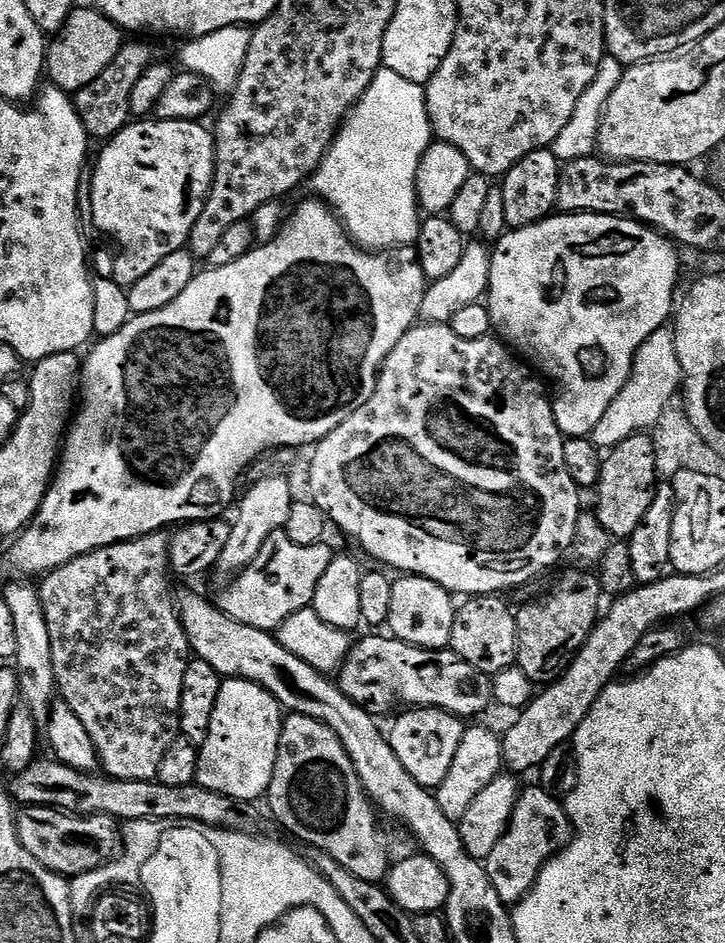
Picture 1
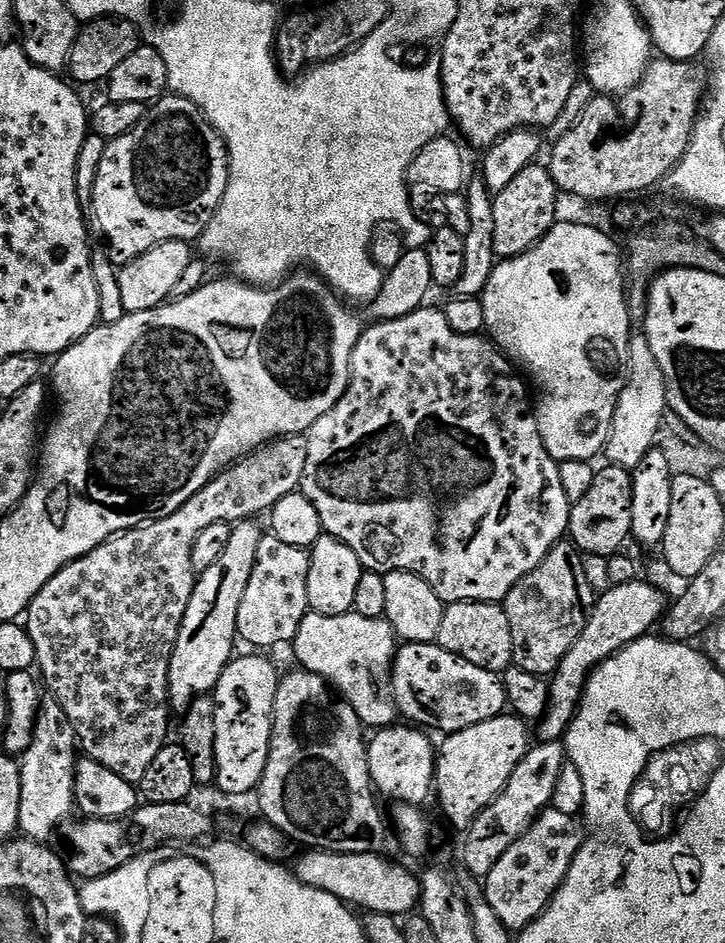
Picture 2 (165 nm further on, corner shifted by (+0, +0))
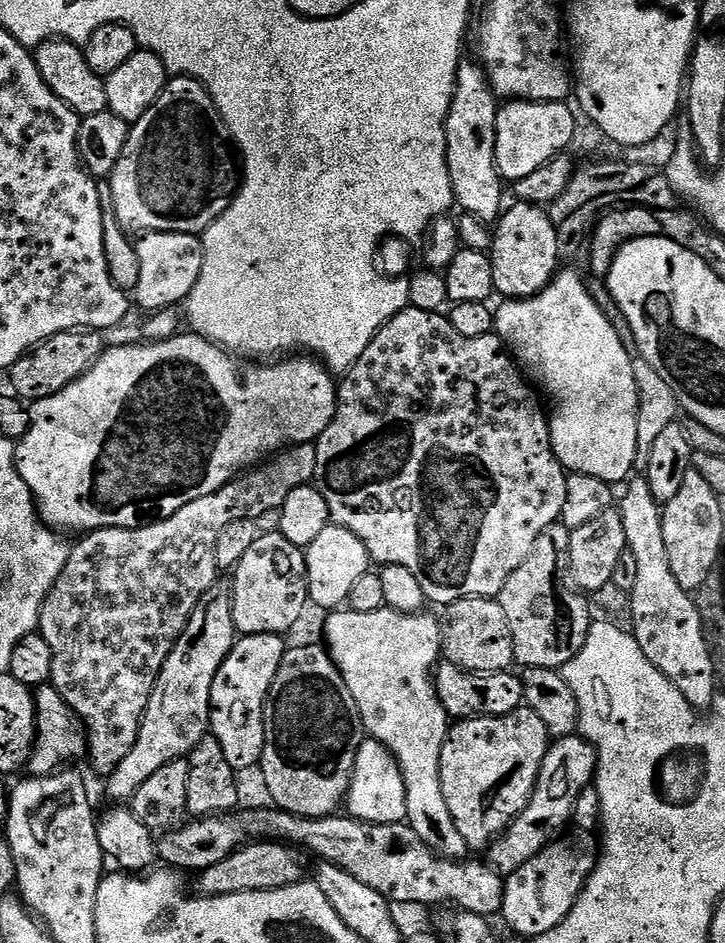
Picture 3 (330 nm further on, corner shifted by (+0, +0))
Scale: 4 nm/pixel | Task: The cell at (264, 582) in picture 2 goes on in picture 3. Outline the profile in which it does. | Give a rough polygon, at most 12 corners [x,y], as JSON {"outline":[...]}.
{"outline":[[265,531],[230,580],[240,636],[309,607],[305,549]]}

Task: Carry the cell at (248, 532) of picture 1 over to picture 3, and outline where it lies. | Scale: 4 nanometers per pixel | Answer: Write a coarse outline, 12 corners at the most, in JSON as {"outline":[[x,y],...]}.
{"outline":[[232,589],[200,599],[107,777],[128,802],[191,757],[212,723],[214,678],[238,639]]}

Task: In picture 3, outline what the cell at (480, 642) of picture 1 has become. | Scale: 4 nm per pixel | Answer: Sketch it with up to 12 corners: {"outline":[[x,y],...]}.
{"outline":[[471,596],[443,609],[445,661],[507,672],[514,634],[499,599]]}

